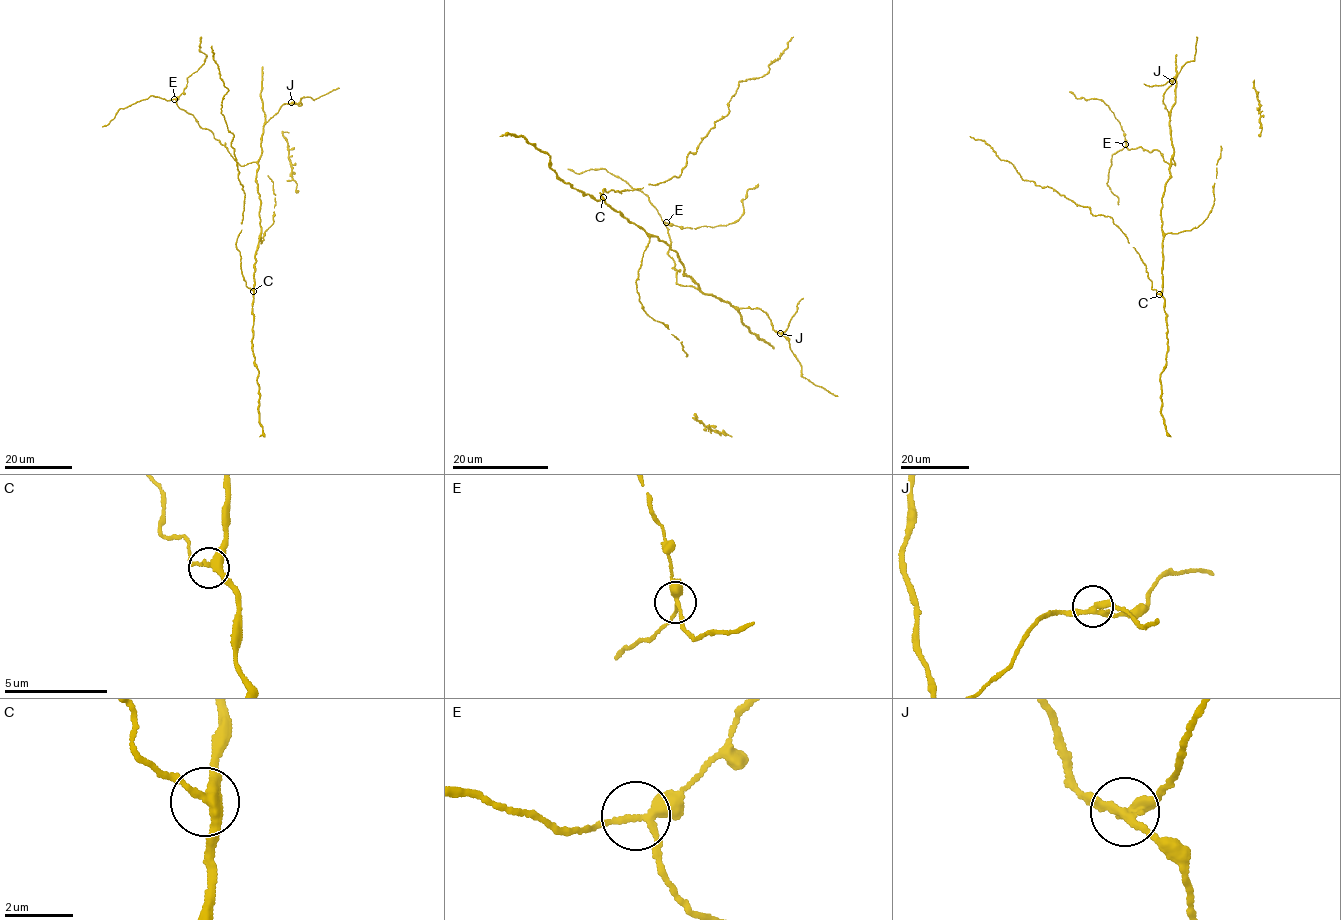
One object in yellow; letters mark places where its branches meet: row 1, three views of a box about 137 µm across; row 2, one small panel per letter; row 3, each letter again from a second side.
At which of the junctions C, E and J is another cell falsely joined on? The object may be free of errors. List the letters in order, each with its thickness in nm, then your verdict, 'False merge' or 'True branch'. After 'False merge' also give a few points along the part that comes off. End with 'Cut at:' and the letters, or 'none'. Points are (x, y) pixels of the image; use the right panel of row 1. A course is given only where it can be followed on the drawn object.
C: Thickness 300 nm. True branch
E: Thickness 200 nm. True branch
J: Thickness 240 nm. False merge. Course of the part to remove: (1171, 81), (1157, 85), (1144, 83)
Cut at: J

